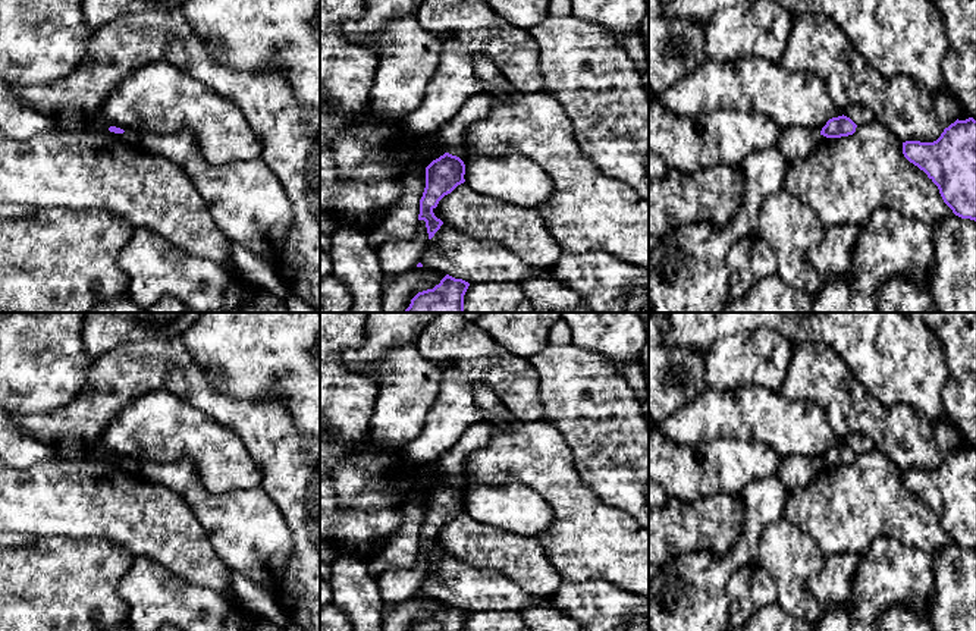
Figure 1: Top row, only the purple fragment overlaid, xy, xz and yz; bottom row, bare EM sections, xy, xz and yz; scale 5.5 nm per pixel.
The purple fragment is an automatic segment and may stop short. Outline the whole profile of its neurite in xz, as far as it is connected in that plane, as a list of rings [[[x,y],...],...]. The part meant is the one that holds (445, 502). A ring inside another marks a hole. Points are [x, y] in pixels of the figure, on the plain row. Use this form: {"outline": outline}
{"outline": [[[445,481],[426,496],[426,517],[420,528],[418,549],[426,550],[429,568],[431,568],[443,553],[443,550],[434,544],[433,539],[445,524],[465,511],[464,503],[464,490],[449,481]]]}

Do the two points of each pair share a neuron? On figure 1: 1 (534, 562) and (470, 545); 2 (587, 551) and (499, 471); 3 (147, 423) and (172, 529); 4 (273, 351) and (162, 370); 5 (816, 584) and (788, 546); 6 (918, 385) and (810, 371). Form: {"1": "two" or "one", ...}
{"1": "one", "2": "one", "3": "two", "4": "two", "5": "two", "6": "two"}

